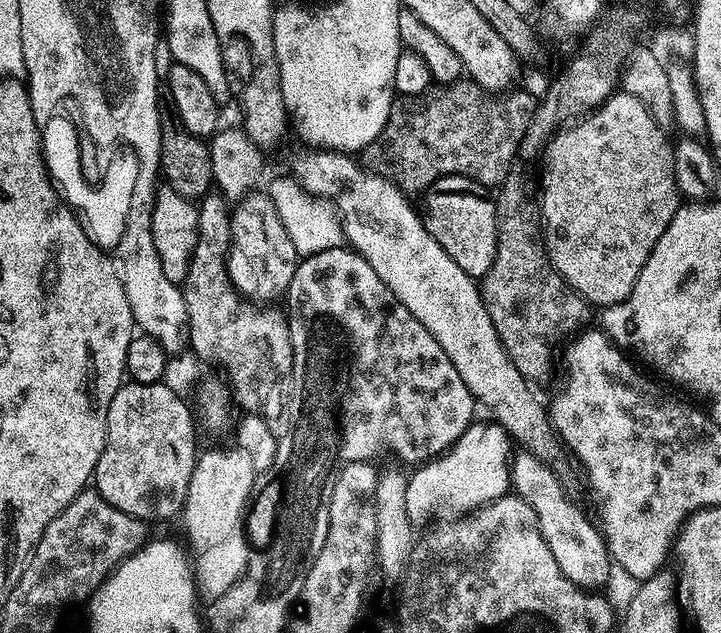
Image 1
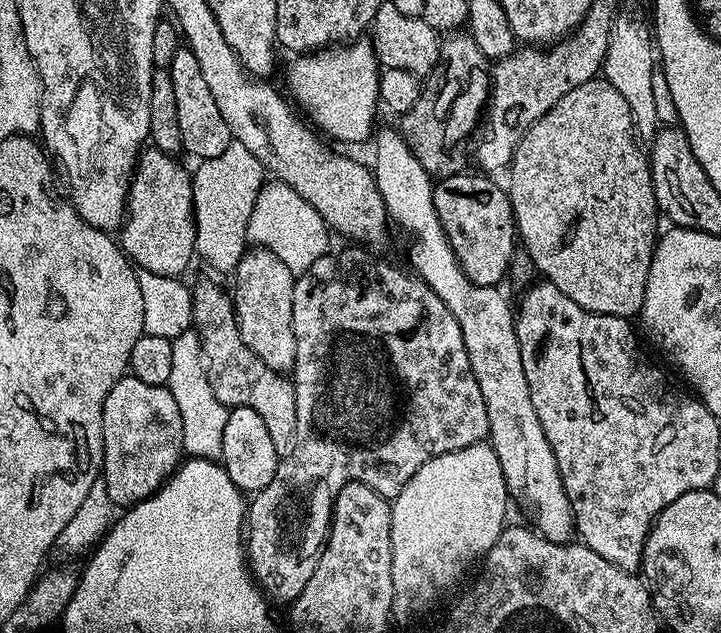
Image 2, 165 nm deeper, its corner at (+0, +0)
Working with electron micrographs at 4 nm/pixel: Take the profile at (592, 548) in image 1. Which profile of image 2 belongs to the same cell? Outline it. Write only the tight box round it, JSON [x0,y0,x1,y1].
[374,127,574,544]

